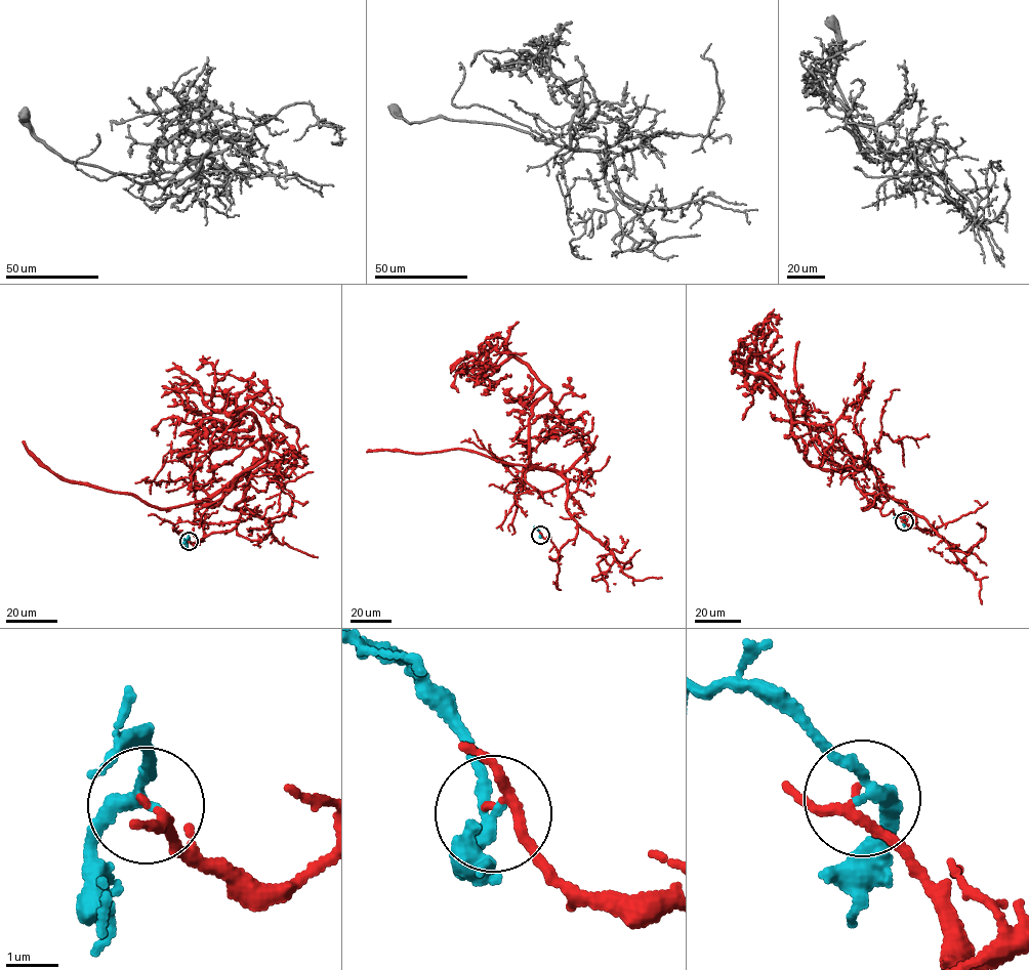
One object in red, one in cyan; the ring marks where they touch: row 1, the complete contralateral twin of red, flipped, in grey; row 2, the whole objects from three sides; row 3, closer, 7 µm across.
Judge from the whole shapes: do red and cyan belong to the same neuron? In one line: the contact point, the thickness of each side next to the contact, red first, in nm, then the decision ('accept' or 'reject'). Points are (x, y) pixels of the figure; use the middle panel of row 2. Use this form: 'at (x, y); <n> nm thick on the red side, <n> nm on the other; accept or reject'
at (540, 535); 150 nm thick on the red side, 240 nm on the other; reject

